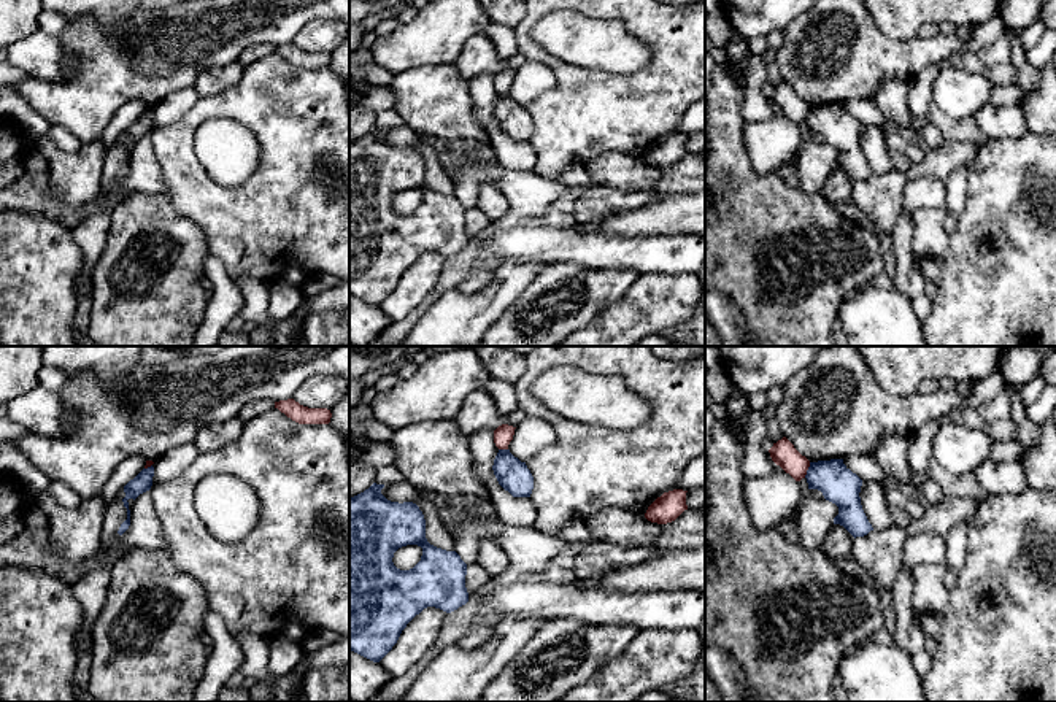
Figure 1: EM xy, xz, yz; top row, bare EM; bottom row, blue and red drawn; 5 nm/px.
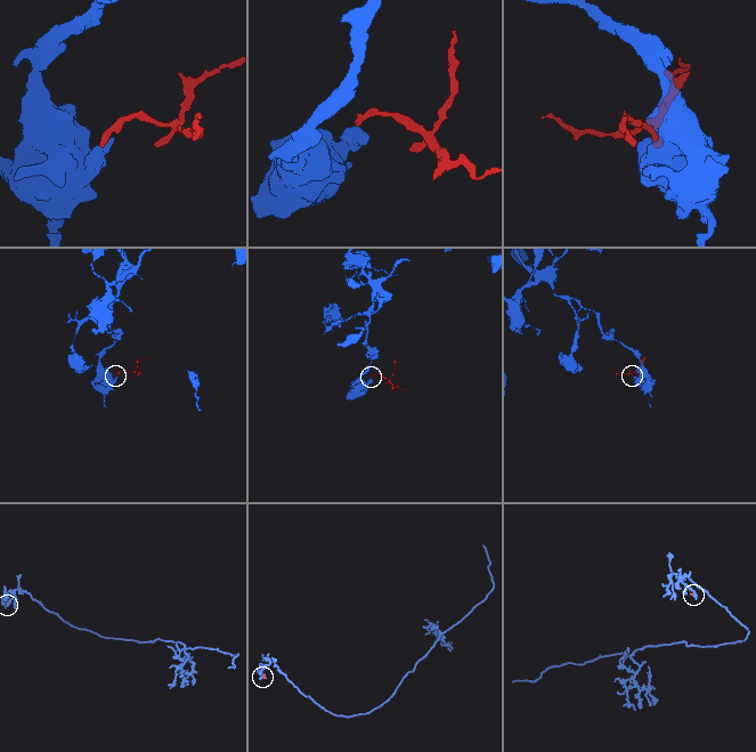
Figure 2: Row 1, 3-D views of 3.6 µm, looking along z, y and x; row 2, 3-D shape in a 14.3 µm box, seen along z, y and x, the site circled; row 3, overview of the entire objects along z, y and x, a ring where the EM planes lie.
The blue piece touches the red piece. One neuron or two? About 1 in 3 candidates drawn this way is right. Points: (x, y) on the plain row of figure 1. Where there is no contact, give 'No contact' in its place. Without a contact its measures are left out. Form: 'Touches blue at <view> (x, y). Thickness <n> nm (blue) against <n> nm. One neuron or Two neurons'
Touches blue at yz (807, 115). Thickness 190 nm (blue) against 130 nm. Two neurons

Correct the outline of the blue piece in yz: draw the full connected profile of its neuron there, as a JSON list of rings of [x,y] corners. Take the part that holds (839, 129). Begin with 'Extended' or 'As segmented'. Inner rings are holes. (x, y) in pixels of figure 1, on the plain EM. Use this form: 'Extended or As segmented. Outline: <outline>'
As segmented. Outline: [[[843,103],[810,106],[808,133],[818,133],[824,143],[838,151],[834,168],[843,170],[854,183],[873,175],[861,149],[862,124],[853,118]]]

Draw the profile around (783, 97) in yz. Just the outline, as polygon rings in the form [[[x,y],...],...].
[[[783,81],[769,94],[772,105],[789,118],[796,125],[805,122],[810,105],[802,100],[794,89]]]

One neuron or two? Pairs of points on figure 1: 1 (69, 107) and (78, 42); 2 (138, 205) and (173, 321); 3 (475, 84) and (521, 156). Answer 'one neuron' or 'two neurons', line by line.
1: one neuron
2: one neuron
3: one neuron

